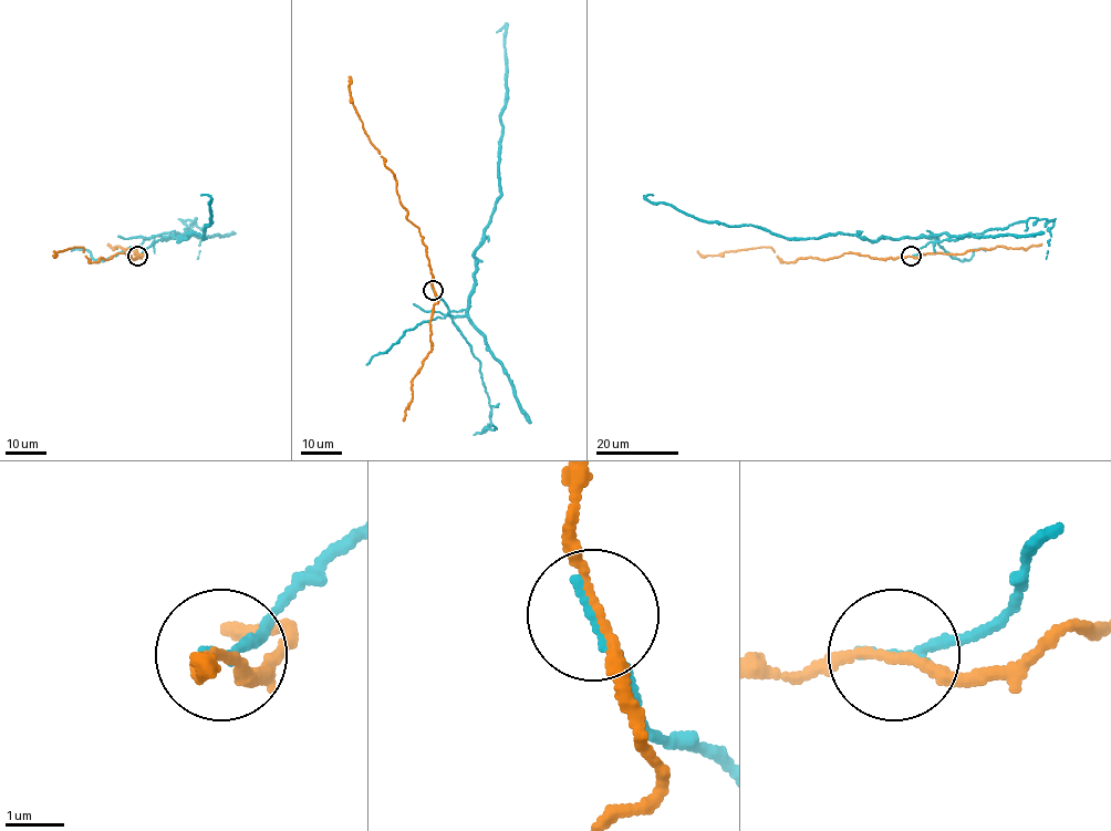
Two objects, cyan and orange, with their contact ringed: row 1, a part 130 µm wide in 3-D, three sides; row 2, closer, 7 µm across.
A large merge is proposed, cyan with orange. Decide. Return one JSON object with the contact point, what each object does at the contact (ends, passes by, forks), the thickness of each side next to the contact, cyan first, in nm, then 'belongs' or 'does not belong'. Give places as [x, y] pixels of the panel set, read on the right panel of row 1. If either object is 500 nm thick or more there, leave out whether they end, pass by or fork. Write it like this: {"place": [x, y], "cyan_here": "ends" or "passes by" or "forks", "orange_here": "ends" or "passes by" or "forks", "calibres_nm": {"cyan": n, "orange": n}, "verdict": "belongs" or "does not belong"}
{"place": [911, 256], "cyan_here": "ends", "orange_here": "passes by", "calibres_nm": {"cyan": 200, "orange": 150}, "verdict": "does not belong"}

